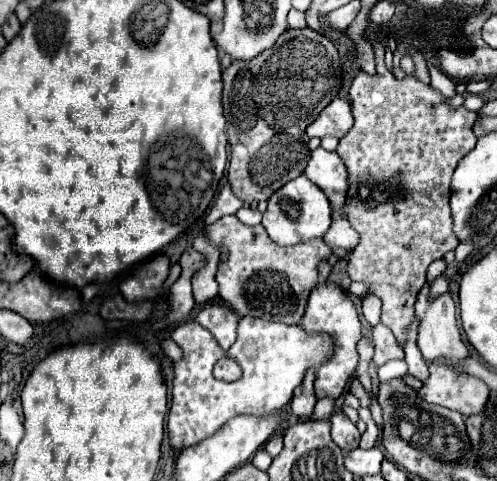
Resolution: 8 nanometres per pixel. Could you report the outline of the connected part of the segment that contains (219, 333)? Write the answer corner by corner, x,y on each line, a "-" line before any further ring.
218,304
206,306
204,310
198,312
196,322
204,328
208,328
212,332
212,336
216,338
216,342
220,344
220,348
228,350
232,346
232,342
236,340
236,326
238,326
238,316

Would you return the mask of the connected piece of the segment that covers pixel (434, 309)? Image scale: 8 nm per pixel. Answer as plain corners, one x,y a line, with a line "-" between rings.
426,282
416,297
416,318
420,322
418,326
418,348
428,364
432,364
438,358
446,358
446,362
456,370
456,362
468,356
468,350
460,338
458,326
456,326
456,308
450,292
430,300
430,284

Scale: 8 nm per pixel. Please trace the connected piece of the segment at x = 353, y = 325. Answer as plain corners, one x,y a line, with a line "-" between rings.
324,282
318,284
310,296
308,296
308,304
306,304
306,312
302,316
302,328
308,332
326,332
330,336
336,338
336,348
334,348
334,356
332,360
328,360
326,364
320,366
318,374
316,374
316,396
324,398
324,396
332,396
338,398
348,382
348,378
354,374
356,364
358,364
358,352
356,352
356,344
362,338
360,334
360,316
356,312
356,306
352,302
352,298
334,282

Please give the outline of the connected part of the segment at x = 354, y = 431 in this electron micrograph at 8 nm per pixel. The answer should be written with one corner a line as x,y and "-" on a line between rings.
334,412
330,418
332,424
332,440
336,446
340,446
342,450
354,450
360,442
360,432
358,428
346,418
344,412

